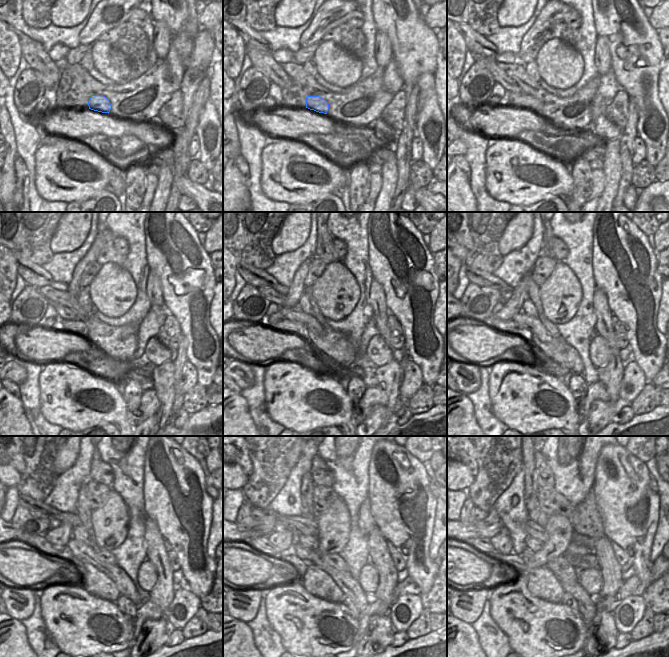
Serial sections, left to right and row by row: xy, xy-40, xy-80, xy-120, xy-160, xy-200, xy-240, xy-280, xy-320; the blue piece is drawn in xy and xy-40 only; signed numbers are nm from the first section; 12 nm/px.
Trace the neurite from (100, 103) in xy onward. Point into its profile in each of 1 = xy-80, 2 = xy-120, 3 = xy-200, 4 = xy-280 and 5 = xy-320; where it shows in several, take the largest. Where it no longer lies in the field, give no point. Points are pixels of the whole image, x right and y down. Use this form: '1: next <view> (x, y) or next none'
1: next xy-80 (533, 104)
2: next xy-120 (79, 327)
3: next xy-200 (510, 326)
4: next xy-280 (262, 543)
5: next xy-320 (483, 544)

